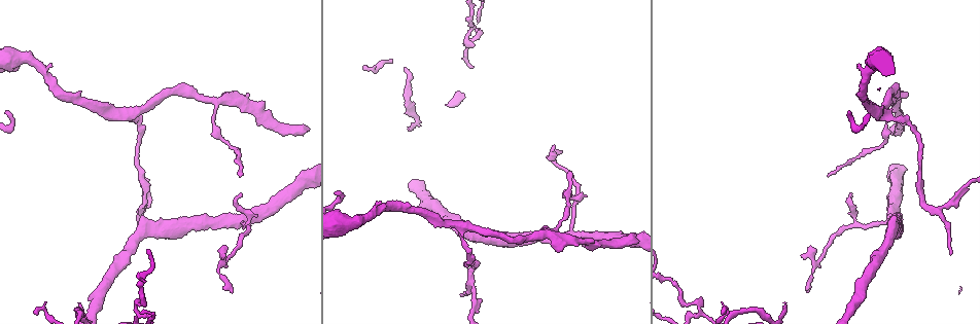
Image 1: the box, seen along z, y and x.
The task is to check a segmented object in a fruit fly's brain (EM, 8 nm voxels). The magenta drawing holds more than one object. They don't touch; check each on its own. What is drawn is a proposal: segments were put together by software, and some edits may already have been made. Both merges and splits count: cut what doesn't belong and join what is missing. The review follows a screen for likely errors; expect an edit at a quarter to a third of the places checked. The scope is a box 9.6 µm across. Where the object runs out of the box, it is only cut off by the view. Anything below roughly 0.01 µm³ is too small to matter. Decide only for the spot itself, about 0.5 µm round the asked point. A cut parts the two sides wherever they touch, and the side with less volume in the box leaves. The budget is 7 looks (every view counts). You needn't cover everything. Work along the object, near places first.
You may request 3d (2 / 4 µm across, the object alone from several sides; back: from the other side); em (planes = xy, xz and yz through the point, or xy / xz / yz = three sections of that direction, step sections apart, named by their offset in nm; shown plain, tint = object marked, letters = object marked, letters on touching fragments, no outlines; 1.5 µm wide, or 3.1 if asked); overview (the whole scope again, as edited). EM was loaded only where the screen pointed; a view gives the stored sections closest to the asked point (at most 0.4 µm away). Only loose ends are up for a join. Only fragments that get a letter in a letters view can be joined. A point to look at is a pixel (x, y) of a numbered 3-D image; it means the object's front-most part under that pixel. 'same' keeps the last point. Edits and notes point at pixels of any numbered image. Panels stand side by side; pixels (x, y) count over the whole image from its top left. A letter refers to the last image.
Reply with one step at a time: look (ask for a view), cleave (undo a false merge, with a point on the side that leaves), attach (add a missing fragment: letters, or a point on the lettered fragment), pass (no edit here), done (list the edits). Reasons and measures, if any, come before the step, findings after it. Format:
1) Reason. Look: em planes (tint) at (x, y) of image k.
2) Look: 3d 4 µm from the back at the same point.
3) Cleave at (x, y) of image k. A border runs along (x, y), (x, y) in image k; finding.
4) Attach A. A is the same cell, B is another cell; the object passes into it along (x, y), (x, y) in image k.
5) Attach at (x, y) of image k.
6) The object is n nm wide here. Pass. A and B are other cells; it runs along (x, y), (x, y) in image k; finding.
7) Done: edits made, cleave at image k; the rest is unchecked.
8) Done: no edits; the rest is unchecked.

Sharp bend. Look: 3d 4 µm at (934, 209) of image 1.

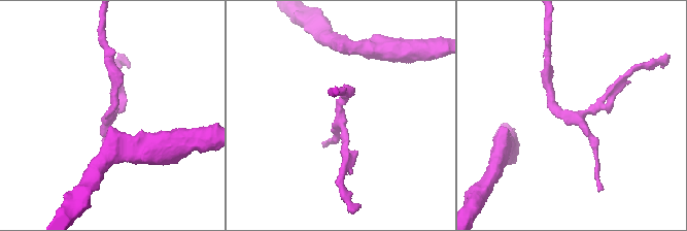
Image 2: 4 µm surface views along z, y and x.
Now the EM. Look: em planes (letters) at (341, 116) of image 2.

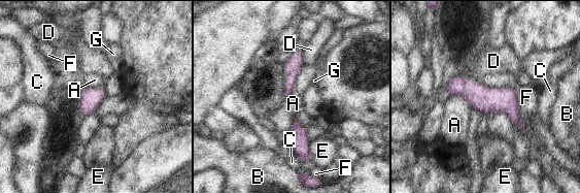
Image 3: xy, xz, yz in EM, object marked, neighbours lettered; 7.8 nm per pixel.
The longest contact is with F, 400 nm. Pass. A, B, C, D, E, F and G are other cells; a border runs along (303, 63), (285, 96) in image 3; all the same cell.

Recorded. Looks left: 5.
Thin arm on a thick one. Look: em yz step 4 (tint) at (216, 101) of image 1.

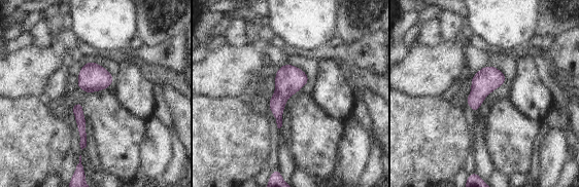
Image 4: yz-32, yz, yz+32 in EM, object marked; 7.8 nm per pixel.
Look: em xy step 4 (letters) at the same point.

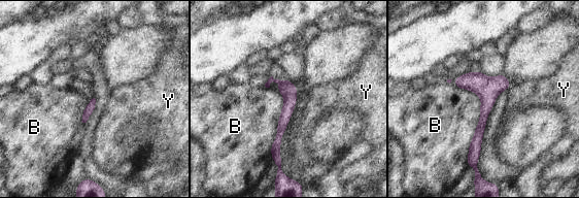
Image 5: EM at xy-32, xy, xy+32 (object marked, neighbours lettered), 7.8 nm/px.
The object is 130 nm wide here. Pass. B and Y are other cells; a border runs along (454, 86), (480, 99), (468, 153) in image 5; all the same cell.

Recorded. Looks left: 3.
Look: em yz step 8 (letters) at (558, 150) of image 1.

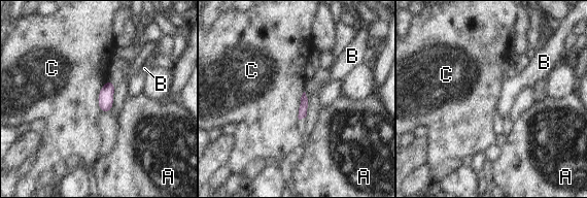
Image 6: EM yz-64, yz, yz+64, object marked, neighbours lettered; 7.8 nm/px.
Look: em planes (letters) at the same point.

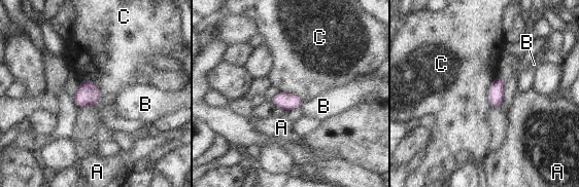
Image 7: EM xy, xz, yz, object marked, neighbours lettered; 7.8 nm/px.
The longest contact is with C, 260 nm. Pass. A, B and C are other cells; a border runs along (80, 77), (98, 88), (94, 107) in image 7; no lettered fragment goes on from it.

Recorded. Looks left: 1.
Done: no edits; the rest is unchecked.

